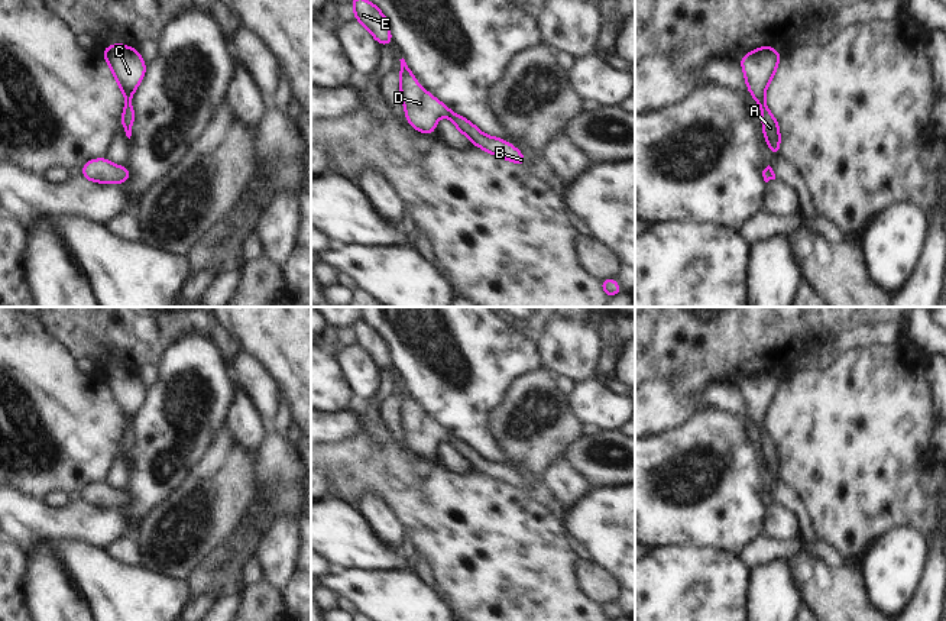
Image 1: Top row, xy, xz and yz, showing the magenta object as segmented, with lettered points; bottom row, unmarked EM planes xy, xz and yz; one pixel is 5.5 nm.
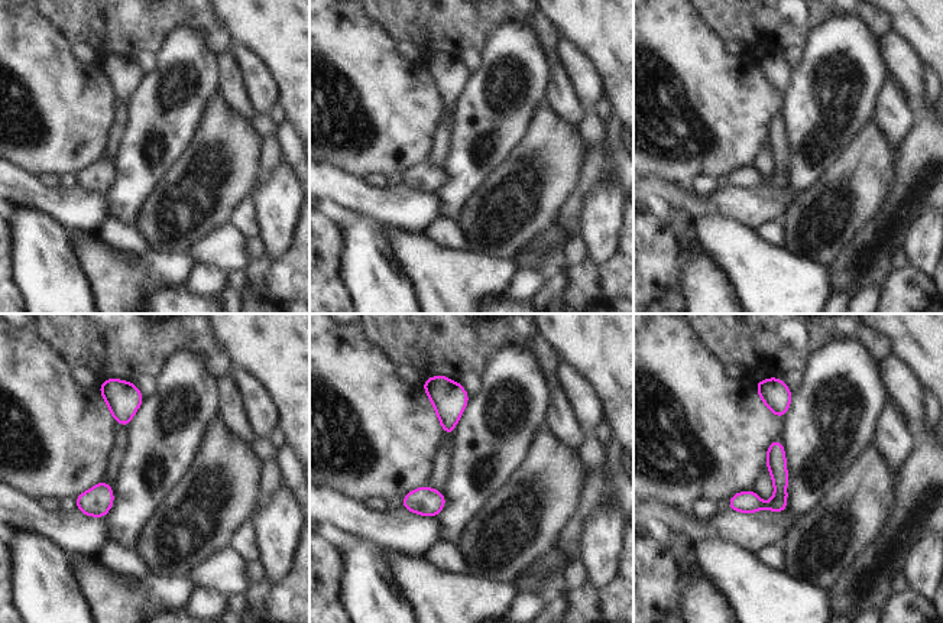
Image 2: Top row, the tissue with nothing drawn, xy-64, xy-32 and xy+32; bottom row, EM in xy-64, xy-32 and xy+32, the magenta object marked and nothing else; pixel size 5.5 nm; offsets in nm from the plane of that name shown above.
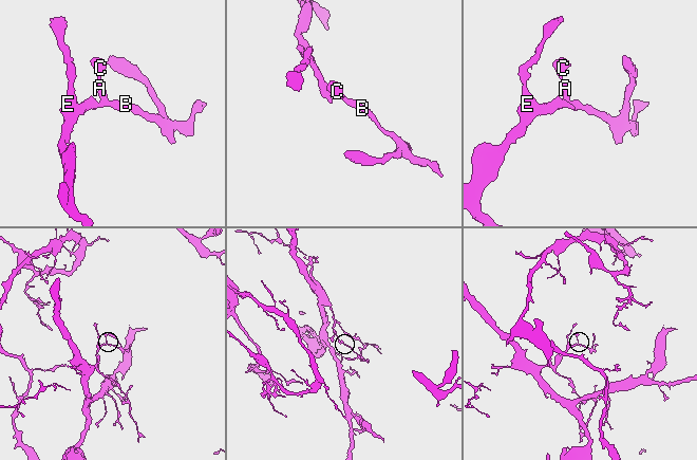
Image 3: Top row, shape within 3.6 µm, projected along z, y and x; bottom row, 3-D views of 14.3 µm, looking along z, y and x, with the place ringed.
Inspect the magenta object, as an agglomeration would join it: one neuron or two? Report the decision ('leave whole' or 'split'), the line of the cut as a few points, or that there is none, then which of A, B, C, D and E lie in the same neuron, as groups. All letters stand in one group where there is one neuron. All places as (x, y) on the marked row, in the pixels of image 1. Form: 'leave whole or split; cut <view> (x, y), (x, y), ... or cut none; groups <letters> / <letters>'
leave whole; cut none; groups A B C D E

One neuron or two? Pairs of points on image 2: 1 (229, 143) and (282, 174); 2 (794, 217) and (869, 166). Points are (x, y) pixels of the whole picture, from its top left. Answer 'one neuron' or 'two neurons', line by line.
1: two neurons
2: one neuron

